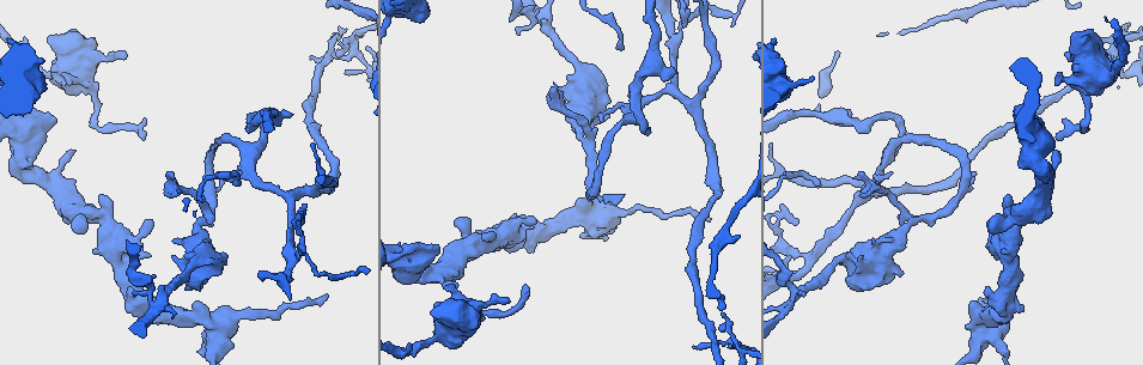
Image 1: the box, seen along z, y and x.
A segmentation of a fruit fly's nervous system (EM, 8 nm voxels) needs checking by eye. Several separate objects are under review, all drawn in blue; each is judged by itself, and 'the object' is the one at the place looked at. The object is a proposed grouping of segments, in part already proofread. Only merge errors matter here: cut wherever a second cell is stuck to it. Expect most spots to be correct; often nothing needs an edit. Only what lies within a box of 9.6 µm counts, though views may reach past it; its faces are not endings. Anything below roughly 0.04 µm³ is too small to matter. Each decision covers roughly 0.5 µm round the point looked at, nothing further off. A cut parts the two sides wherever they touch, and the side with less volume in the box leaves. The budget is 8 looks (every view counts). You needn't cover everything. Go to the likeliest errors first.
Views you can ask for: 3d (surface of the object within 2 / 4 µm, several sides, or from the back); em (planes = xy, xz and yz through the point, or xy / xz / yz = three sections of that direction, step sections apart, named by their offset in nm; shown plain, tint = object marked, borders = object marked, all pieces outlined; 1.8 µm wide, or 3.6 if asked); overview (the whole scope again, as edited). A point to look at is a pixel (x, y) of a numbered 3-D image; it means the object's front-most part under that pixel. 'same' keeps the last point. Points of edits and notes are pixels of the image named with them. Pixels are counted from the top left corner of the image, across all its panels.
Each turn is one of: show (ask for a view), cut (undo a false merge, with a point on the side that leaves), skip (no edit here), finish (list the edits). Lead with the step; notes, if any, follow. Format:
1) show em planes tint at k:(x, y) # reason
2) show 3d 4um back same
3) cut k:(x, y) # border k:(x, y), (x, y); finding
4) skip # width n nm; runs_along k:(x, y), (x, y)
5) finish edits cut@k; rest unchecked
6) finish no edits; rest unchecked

show 3d 4um at 1:(212, 333) # a fork

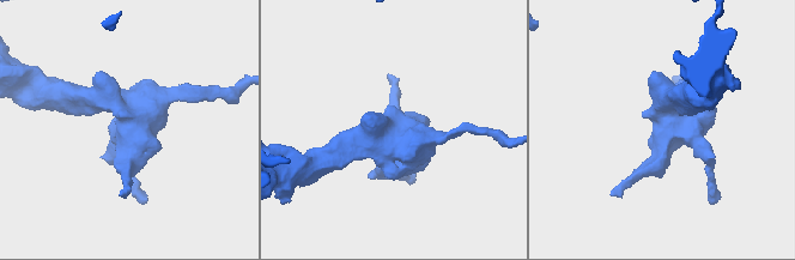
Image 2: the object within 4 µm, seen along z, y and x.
show em 3.6um planes tint at 2:(397, 142) # now the EM

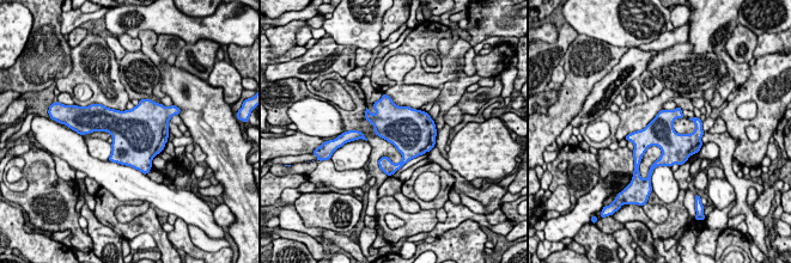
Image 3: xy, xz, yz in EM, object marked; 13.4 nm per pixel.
skip # one cell here

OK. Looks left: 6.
show 3d 2um at 1:(19, 163) # a narrow waist

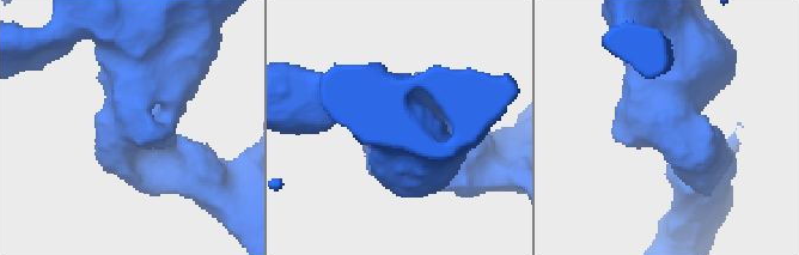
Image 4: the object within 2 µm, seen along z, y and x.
show em xy step 4 tint at 4:(131, 127)

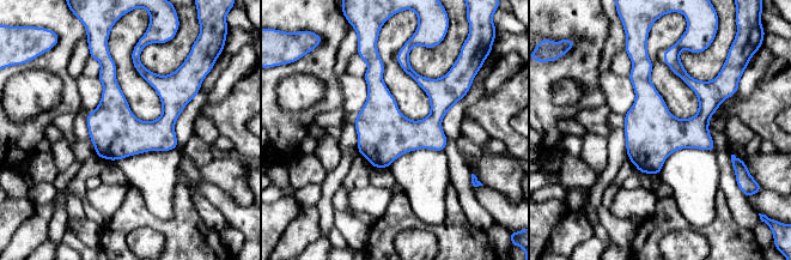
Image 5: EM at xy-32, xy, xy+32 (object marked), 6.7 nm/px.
show em planes tint same

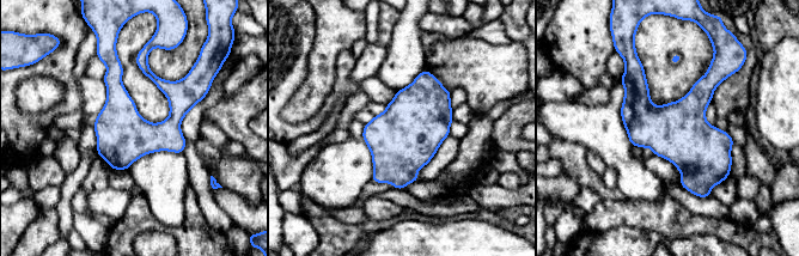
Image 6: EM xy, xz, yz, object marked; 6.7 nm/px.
skip # width 360 nm; one cell here

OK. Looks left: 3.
show em planes plain at 1:(1015, 216) # abrupt turn

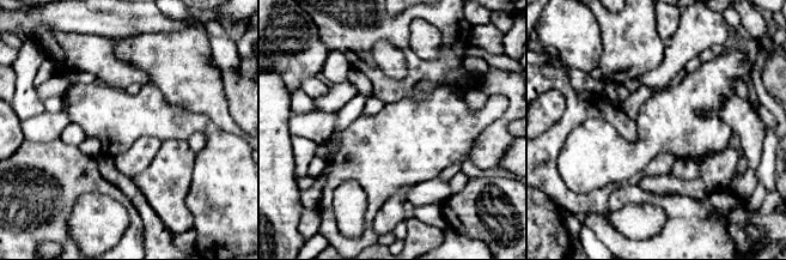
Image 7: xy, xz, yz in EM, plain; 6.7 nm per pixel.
show em planes tint same

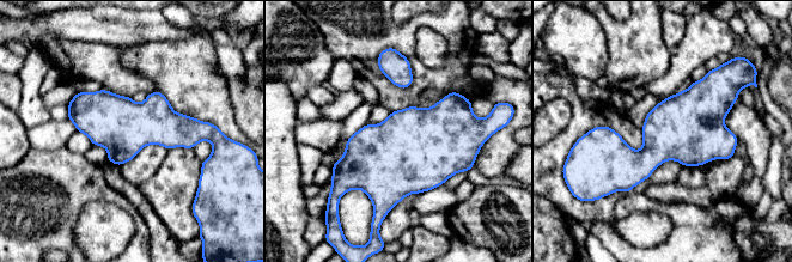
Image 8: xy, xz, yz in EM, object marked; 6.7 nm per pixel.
skip # all the same cell

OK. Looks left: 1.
finish no edits; rest unchecked

